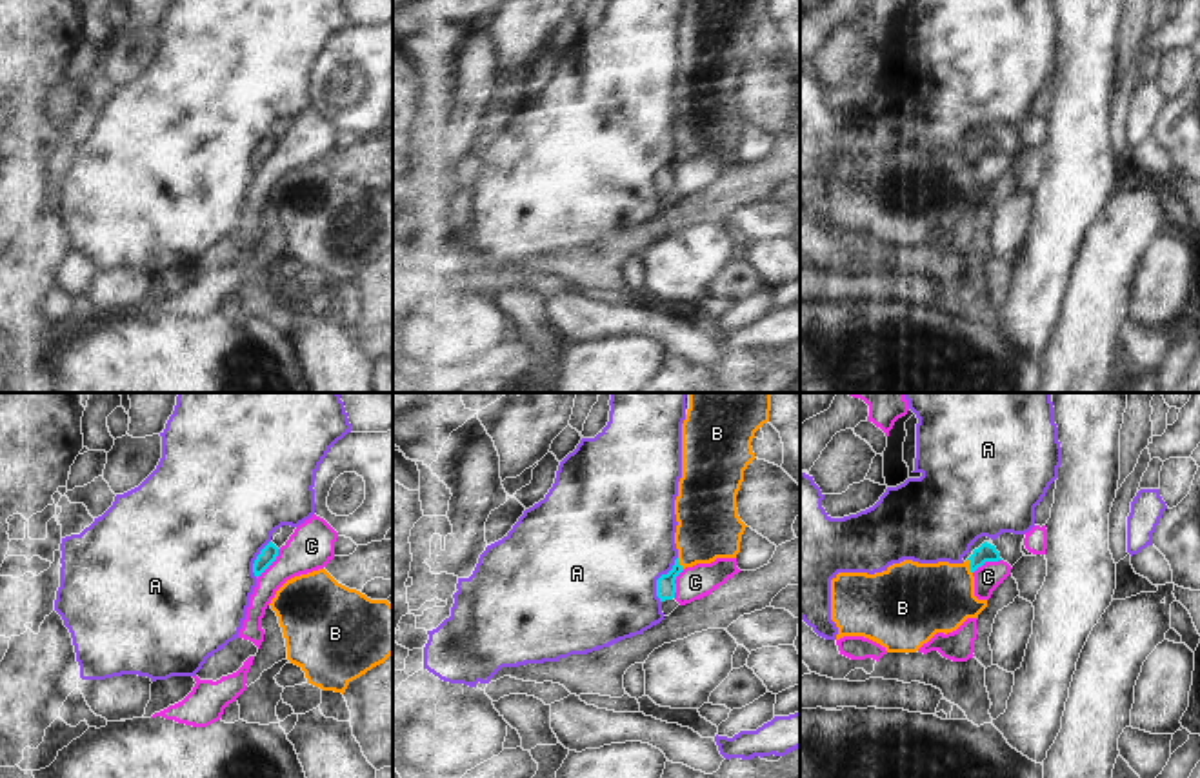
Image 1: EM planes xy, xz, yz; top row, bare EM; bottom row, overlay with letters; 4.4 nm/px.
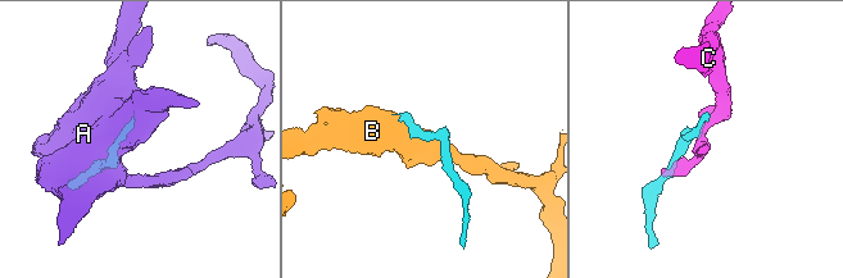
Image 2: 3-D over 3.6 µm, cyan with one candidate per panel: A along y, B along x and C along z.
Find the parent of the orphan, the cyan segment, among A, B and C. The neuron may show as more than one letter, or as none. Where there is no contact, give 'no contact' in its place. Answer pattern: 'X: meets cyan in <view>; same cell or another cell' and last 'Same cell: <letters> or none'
A: meets cyan in xz; another cell
B: meets cyan in yz; same cell
C: meets cyan in xy; another cell
Same cell: B

